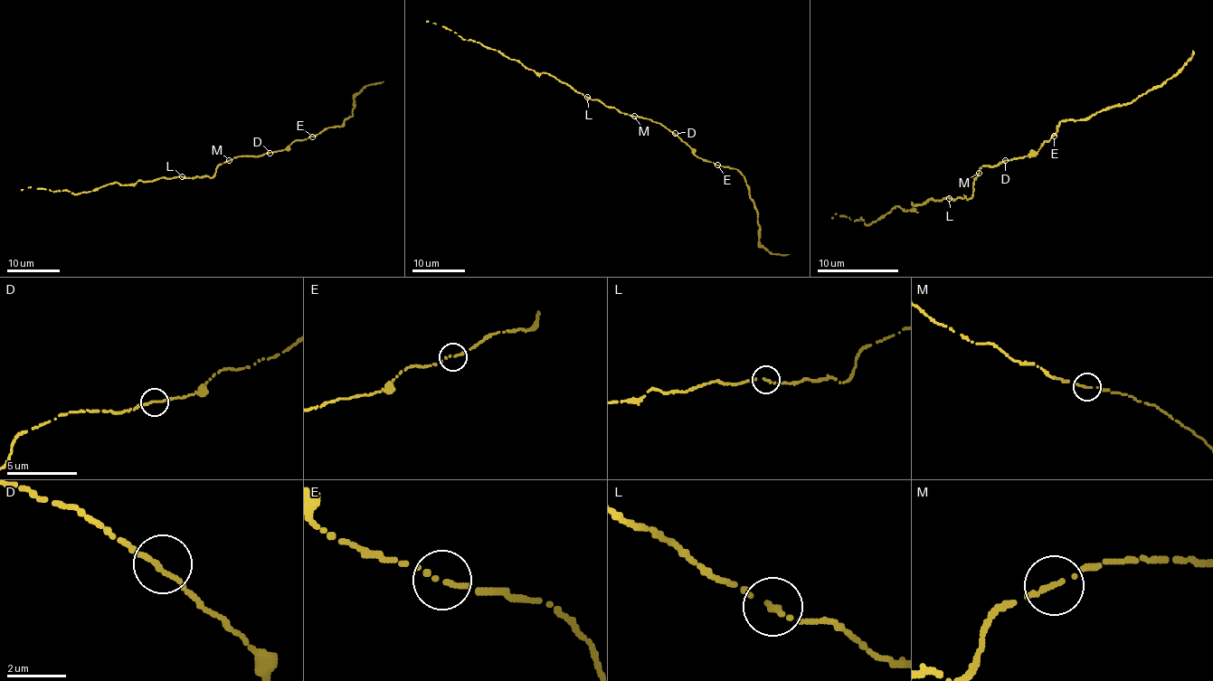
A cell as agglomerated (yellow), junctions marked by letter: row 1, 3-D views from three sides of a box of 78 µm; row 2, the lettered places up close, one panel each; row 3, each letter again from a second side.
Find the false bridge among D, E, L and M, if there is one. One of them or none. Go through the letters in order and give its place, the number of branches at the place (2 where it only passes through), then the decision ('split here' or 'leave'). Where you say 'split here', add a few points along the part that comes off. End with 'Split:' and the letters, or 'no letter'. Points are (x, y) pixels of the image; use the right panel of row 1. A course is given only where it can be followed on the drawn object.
D: at (1005, 160); 2 branches meet; leave
E: at (1054, 136); 2 branches meet; leave
L: at (949, 198); 2 branches meet; leave
M: at (979, 173); 2 branches meet; leave
Split: no letter

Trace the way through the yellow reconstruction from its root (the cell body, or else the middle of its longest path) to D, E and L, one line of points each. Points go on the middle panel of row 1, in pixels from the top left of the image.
D: (634, 116), (659, 122), (675, 133)
E: (634, 116), (659, 122), (686, 142), (698, 158), (717, 165)
L: (634, 116), (588, 98)

